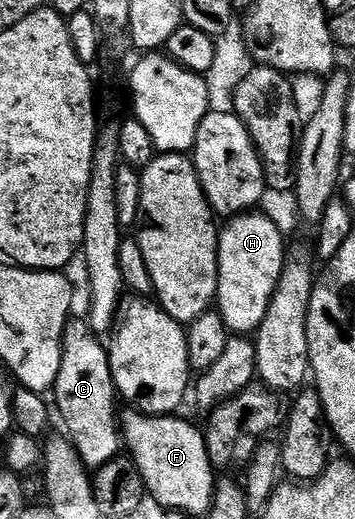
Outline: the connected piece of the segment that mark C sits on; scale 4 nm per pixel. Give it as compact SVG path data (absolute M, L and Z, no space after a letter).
M71 319L61 337L60 370L56 373L52 396L67 429L67 437L86 468L96 469L118 458L122 439L119 436L119 413L113 409L115 388L111 377L109 353L98 332L83 319Z

